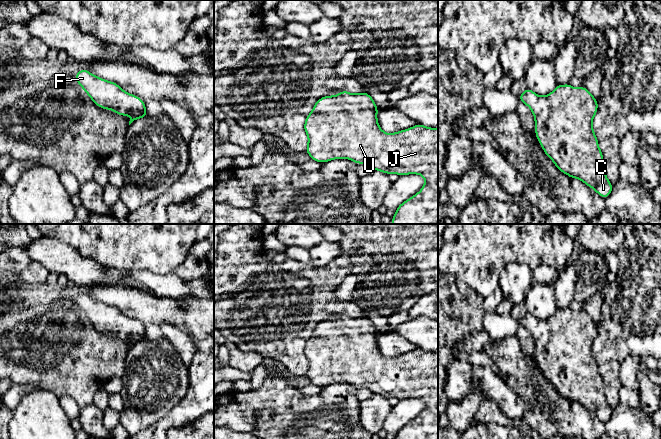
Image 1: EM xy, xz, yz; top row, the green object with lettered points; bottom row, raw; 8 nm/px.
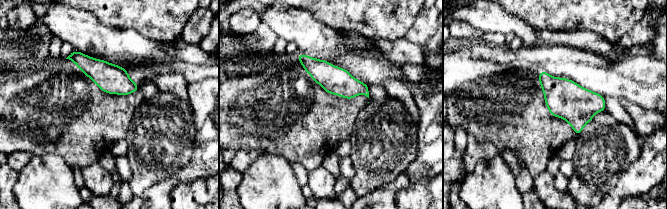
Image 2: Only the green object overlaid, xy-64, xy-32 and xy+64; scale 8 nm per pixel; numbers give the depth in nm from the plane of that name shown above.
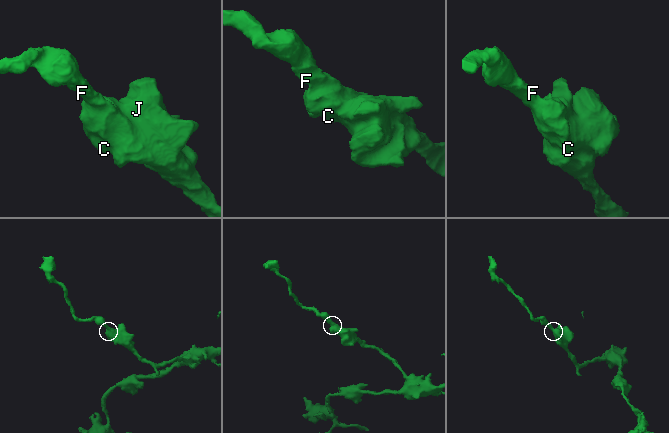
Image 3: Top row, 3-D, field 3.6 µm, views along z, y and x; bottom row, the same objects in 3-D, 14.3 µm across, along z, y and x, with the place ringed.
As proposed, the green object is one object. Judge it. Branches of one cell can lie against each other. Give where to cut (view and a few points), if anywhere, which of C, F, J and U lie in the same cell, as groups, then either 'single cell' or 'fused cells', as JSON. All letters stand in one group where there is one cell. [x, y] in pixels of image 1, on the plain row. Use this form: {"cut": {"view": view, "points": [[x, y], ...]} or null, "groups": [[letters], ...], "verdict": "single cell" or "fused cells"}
{"cut": null, "groups": [["C", "F", "J", "U"]], "verdict": "single cell"}

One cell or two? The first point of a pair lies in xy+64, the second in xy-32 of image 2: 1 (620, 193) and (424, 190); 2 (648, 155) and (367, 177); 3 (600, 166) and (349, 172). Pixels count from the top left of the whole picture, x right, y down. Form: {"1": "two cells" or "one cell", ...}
{"1": "two cells", "2": "two cells", "3": "two cells"}

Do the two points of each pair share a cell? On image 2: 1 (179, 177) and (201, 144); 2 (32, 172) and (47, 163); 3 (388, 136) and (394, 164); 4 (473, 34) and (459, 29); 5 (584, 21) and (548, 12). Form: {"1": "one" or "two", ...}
{"1": "one", "2": "one", "3": "one", "4": "one", "5": "one"}

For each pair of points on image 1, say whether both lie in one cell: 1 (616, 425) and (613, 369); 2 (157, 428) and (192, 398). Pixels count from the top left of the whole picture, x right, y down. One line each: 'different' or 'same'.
1: different
2: same

